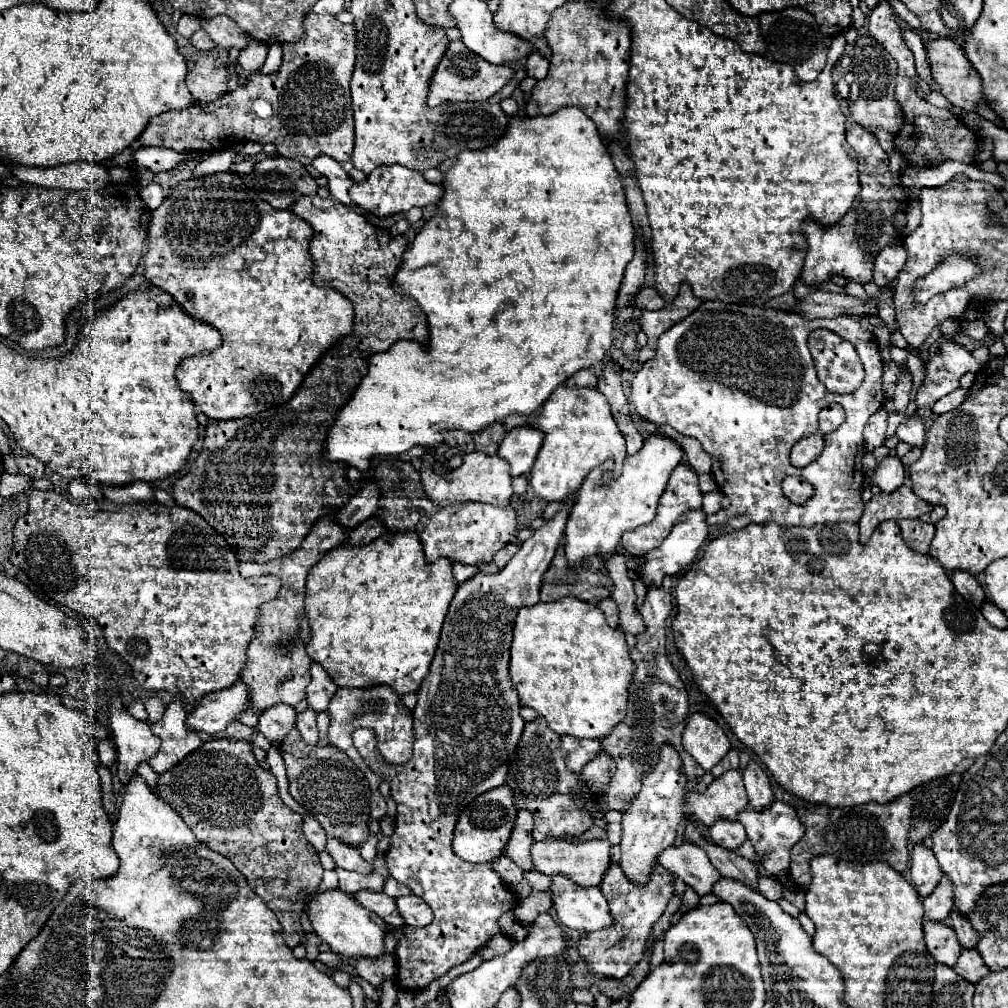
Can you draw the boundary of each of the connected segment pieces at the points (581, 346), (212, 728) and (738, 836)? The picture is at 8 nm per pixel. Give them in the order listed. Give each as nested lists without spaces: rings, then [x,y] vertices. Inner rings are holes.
[[[566,107],[548,117],[538,115],[524,121],[512,119],[506,135],[496,145],[482,151],[460,153],[456,165],[444,175],[442,187],[444,197],[438,203],[436,215],[424,223],[424,227],[412,241],[412,247],[404,253],[404,265],[392,279],[392,289],[396,293],[412,297],[426,315],[430,331],[428,345],[422,347],[418,345],[418,341],[396,341],[386,353],[374,353],[374,357],[370,357],[368,373],[362,377],[350,401],[346,401],[340,413],[336,413],[334,425],[326,435],[326,461],[342,461],[360,471],[368,471],[374,455],[400,455],[414,445],[436,447],[442,443],[444,431],[462,429],[468,433],[478,433],[492,423],[502,423],[508,415],[532,415],[540,405],[544,405],[544,401],[558,385],[562,385],[572,373],[602,361],[612,345],[618,289],[624,277],[624,269],[634,257],[636,231],[626,207],[622,177],[618,179],[618,171],[596,131],[596,125],[580,109]]]
[[[236,681],[232,687],[206,695],[188,715],[188,725],[196,731],[216,735],[224,731],[240,713],[250,709],[250,689]]]
[[[716,821],[710,827],[710,837],[716,845],[722,845],[726,849],[738,849],[746,841],[746,831],[740,821]]]

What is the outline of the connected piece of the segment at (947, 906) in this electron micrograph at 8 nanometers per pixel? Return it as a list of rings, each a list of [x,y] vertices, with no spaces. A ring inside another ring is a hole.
[[[942,877],[942,881],[938,883],[938,887],[934,889],[934,893],[930,897],[926,897],[924,903],[924,919],[928,921],[942,921],[948,917],[952,905],[954,905],[954,885],[950,881],[950,877]]]

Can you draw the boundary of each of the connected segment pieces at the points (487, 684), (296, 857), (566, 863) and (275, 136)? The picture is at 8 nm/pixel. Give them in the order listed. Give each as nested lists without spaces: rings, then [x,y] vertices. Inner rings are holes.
[[[566,499],[564,507],[558,511],[556,517],[552,517],[550,521],[546,521],[540,529],[536,529],[532,533],[530,539],[526,539],[518,553],[508,561],[508,565],[504,569],[500,569],[498,573],[494,575],[486,575],[486,573],[476,573],[472,579],[464,581],[458,585],[458,591],[450,603],[450,611],[446,615],[446,621],[444,621],[444,627],[442,627],[442,635],[440,635],[440,643],[438,643],[438,649],[436,649],[436,655],[434,655],[434,661],[430,665],[430,671],[428,675],[424,677],[420,689],[418,689],[418,703],[416,707],[412,709],[412,719],[414,719],[414,753],[412,753],[412,759],[406,761],[406,765],[386,765],[386,761],[382,759],[382,755],[378,753],[378,747],[376,747],[376,737],[374,737],[374,731],[372,729],[356,729],[354,731],[354,747],[358,749],[358,753],[362,755],[362,759],[366,761],[366,765],[370,765],[370,769],[376,769],[376,773],[382,777],[382,779],[388,779],[390,781],[390,793],[392,793],[392,799],[396,801],[398,805],[398,813],[396,813],[396,827],[394,827],[394,835],[392,835],[392,845],[390,849],[386,851],[386,865],[388,865],[388,871],[390,875],[406,885],[408,889],[412,889],[414,895],[420,895],[432,909],[434,913],[434,919],[430,925],[426,927],[412,927],[409,925],[403,925],[400,928],[391,927],[388,933],[396,939],[396,947],[394,947],[394,955],[396,955],[396,961],[398,961],[398,971],[396,971],[396,983],[400,989],[424,989],[428,987],[434,979],[438,979],[440,975],[444,975],[448,969],[468,961],[480,947],[484,947],[484,943],[488,943],[496,933],[500,933],[500,923],[498,919],[502,917],[502,913],[506,911],[514,911],[514,907],[518,905],[518,897],[516,893],[502,881],[502,877],[492,869],[492,865],[474,865],[474,863],[466,863],[462,861],[460,857],[456,857],[456,853],[452,851],[452,839],[454,839],[454,825],[458,823],[458,817],[460,813],[466,809],[466,805],[470,805],[480,793],[486,793],[494,787],[500,787],[506,783],[506,777],[508,777],[508,765],[510,765],[510,759],[514,755],[514,749],[518,747],[518,741],[522,737],[522,729],[524,729],[524,719],[520,715],[520,701],[518,701],[518,691],[514,689],[514,683],[510,681],[510,641],[512,641],[512,629],[514,629],[514,621],[516,621],[516,615],[518,615],[518,609],[520,607],[528,607],[528,605],[534,605],[540,601],[540,585],[542,585],[542,575],[546,573],[546,569],[550,567],[550,561],[562,541],[562,533],[564,533],[564,527],[566,527],[566,517],[570,513],[570,503],[572,499]]]
[[[212,739],[206,741],[200,749],[184,757],[178,765],[170,771],[162,773],[156,783],[156,793],[186,821],[186,825],[194,831],[196,839],[204,843],[208,849],[218,851],[232,859],[232,863],[240,869],[246,877],[248,887],[262,897],[268,909],[272,909],[282,925],[282,937],[288,947],[296,947],[304,939],[300,915],[302,915],[302,901],[298,889],[314,893],[322,881],[322,865],[318,861],[318,853],[312,845],[304,839],[302,833],[302,817],[288,809],[276,787],[276,777],[262,769],[250,749],[248,741],[238,739]]]
[[[604,833],[590,841],[568,839],[568,837],[562,837],[562,839],[546,837],[544,841],[538,841],[532,845],[532,859],[534,859],[534,867],[538,871],[542,871],[544,875],[564,873],[574,883],[578,883],[582,887],[590,887],[590,885],[600,885],[602,875],[606,873],[606,869],[610,865],[610,847],[612,845]]]
[[[308,13],[304,19],[304,35],[298,41],[282,45],[284,57],[282,65],[272,75],[252,73],[246,77],[246,83],[236,91],[226,93],[218,101],[210,101],[206,105],[194,103],[180,111],[166,111],[156,115],[142,135],[138,137],[140,145],[158,145],[174,151],[212,151],[218,147],[228,147],[228,141],[258,141],[258,143],[274,143],[282,157],[300,161],[302,165],[312,165],[314,157],[330,155],[336,161],[348,161],[354,147],[354,121],[352,121],[352,101],[350,101],[350,77],[354,69],[356,55],[356,33],[352,25],[340,23],[332,15],[316,15]],[[256,99],[264,99],[272,105],[274,113],[268,119],[260,119],[252,111],[252,103]]]

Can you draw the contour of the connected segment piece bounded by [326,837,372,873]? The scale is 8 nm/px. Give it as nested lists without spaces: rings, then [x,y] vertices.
[[[328,837],[326,851],[334,857],[336,865],[342,869],[356,873],[372,873],[372,865],[360,857],[358,849],[350,849],[350,845],[342,845],[342,841],[334,841],[334,837]]]

